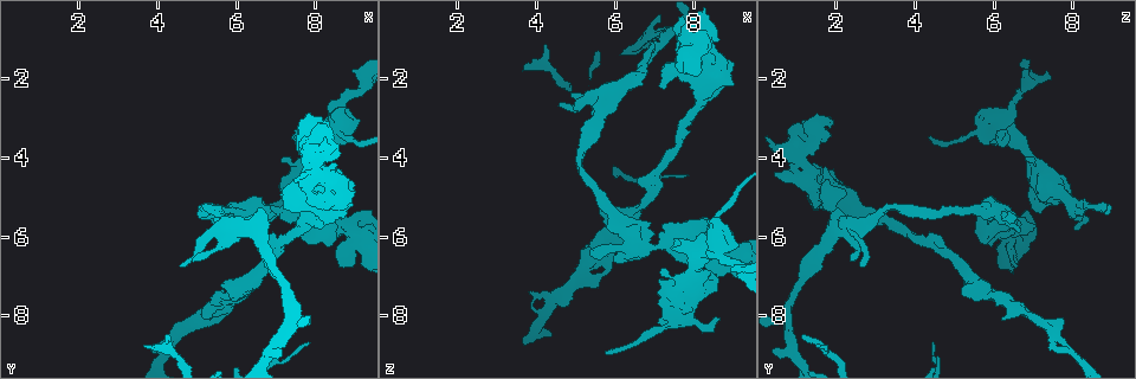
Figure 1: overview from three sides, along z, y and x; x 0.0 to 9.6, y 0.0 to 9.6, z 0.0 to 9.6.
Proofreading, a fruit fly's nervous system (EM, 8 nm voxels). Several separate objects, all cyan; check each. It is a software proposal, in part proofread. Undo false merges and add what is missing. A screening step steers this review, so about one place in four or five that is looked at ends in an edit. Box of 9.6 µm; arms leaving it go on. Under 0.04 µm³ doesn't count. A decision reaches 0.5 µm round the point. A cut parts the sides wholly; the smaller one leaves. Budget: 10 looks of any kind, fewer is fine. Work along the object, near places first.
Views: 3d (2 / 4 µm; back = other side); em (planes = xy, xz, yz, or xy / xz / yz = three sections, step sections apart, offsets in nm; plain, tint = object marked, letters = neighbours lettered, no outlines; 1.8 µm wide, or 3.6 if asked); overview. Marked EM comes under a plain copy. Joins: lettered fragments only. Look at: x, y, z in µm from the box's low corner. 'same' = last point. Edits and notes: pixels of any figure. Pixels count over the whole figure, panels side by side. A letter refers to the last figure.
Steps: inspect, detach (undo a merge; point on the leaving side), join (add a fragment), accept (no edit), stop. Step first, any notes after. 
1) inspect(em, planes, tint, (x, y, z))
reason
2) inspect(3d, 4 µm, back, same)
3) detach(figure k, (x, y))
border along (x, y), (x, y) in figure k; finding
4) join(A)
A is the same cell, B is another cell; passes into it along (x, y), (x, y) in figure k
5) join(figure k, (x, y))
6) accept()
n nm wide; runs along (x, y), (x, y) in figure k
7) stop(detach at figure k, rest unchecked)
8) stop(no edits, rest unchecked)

inspect(em, planes, letters, (6.55, 6.20, 4.65))
an open end

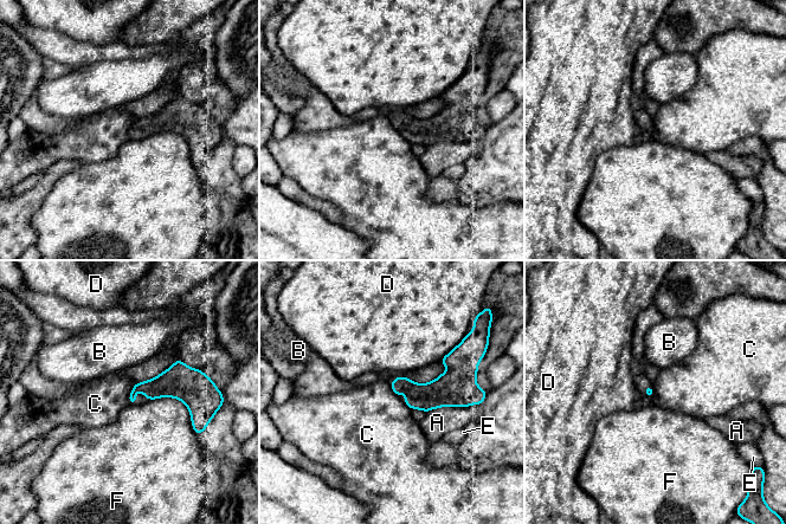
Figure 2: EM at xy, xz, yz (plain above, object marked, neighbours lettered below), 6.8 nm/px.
accept()
A, B, C, D, E and F are other cells; border along (135, 382), (129, 394), (129, 403) in figure 2; no lettered fragment goes on from it

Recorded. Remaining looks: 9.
inspect(3d, 4 µm, (4.85, 6.55, 2.45))
an open end

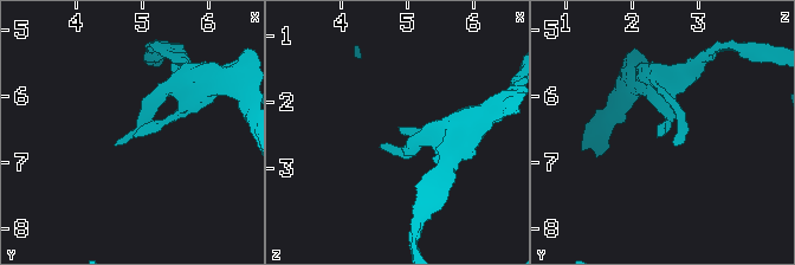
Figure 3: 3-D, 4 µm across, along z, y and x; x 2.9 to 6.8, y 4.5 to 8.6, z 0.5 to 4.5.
inspect(em, 3.6 µm, xy, step 16, letters, (4.85, 6.60, 2.35))

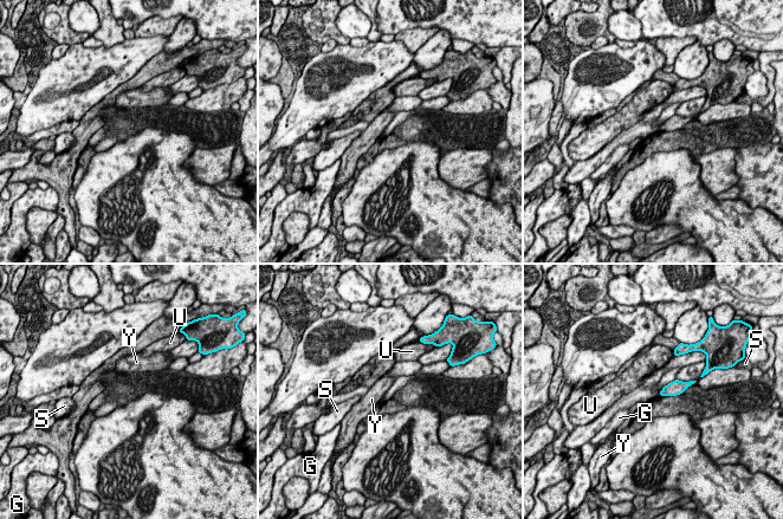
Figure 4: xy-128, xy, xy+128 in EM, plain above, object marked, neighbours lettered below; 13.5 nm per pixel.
accept()
G, S, U and Y are other cells; border along (664, 387), (659, 395) in figure 4; no lettered fragment goes on from it

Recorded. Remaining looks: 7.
inspect(3d, 4 µm, (6.40, 6.00, 1.95))
calibre changes

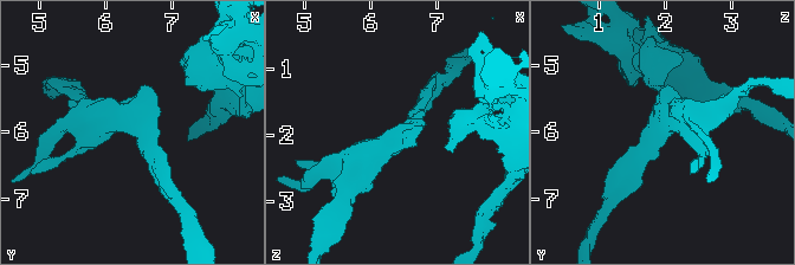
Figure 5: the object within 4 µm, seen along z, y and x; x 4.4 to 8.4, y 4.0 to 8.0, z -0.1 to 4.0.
inspect(em, planes, letters, (6.45, 5.95, 2.00))

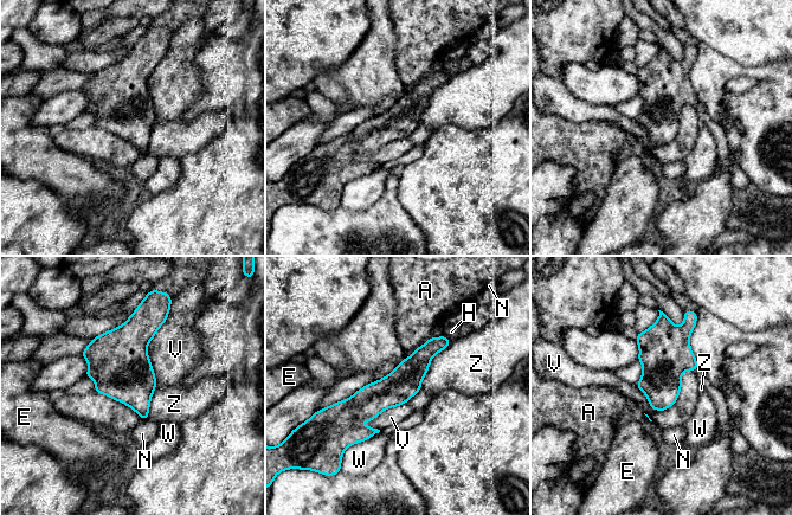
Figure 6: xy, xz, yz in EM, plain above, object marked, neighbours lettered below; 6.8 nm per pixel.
accept()
220 nm wide; A, E, H, N, V, W and Z are other cells; border along (693, 371), (663, 410), (635, 385) in figure 6; continuous, no second cell

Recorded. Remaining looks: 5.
inspect(em, yz, step 16, tint, (8.95, 5.95, 6.45))
two arms at a narrow angle

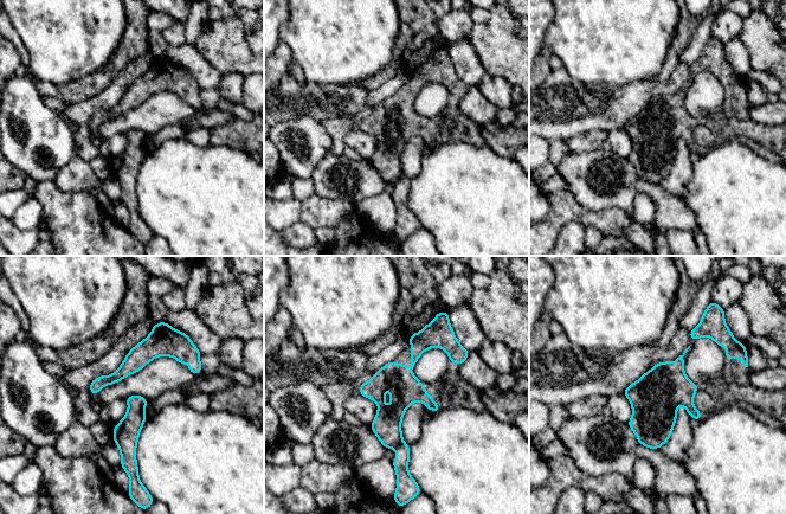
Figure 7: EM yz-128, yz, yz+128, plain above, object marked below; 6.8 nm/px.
inspect(em, planes, letters, same)
cut it another way

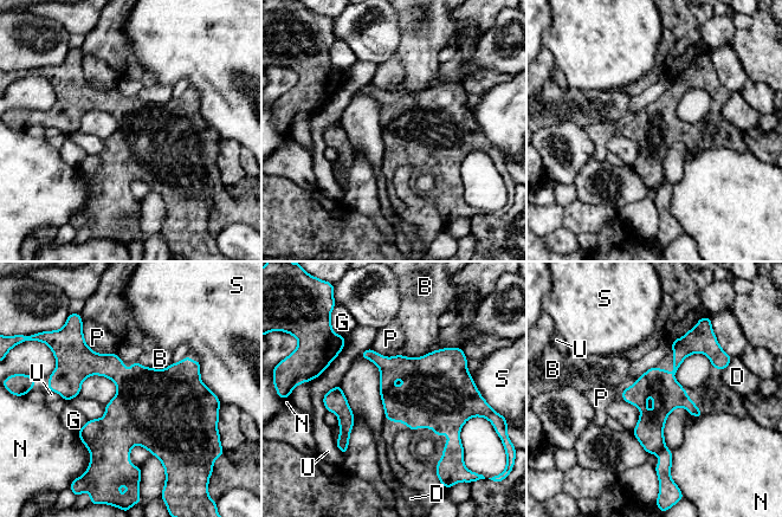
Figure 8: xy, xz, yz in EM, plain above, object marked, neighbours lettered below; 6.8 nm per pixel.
accept()
320 nm wide; B, D, G, N, P, S and U are other cells; runs along (693, 333), (657, 419), (665, 465) in figure 8; all the same cell

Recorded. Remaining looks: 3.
stop(no edits, rest unchecked)

